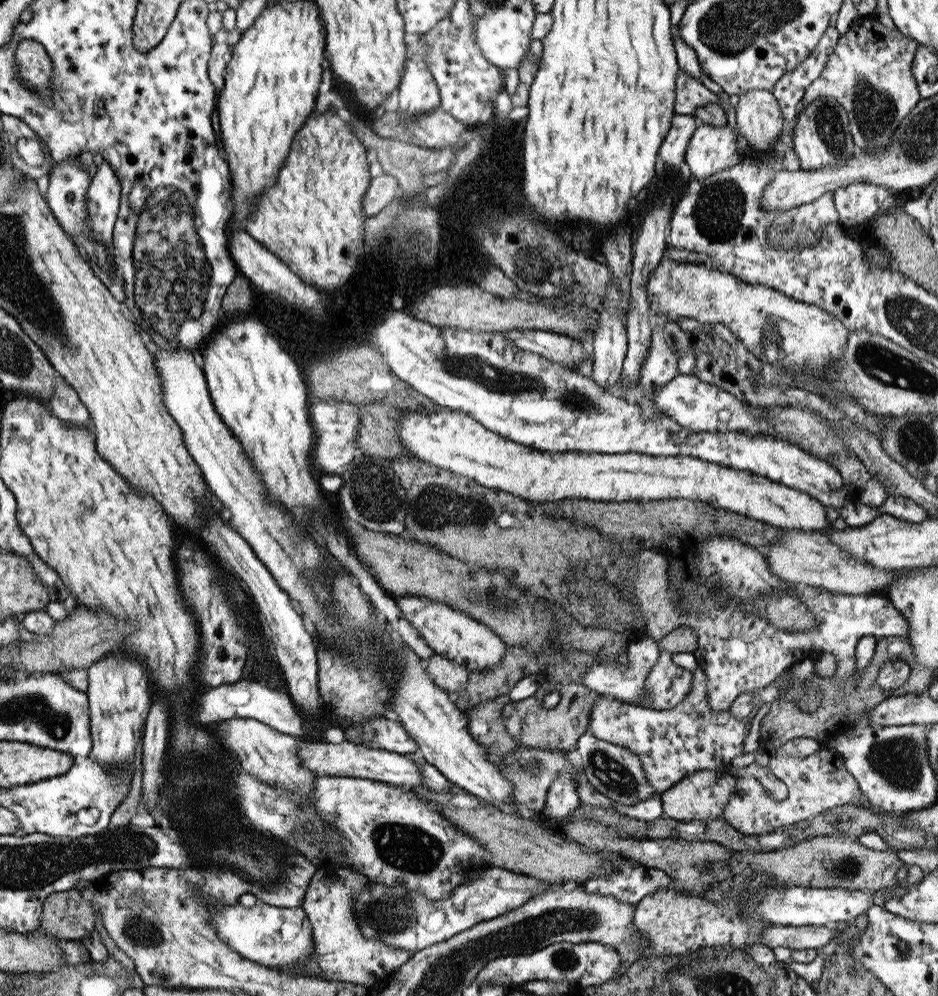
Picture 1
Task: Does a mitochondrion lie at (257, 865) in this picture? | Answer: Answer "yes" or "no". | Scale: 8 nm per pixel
yes

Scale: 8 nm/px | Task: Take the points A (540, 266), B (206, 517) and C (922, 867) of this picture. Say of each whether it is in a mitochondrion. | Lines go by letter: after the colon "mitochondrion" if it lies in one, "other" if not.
A: mitochondrion
B: other
C: other

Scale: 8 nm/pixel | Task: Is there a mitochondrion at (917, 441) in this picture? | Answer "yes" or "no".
yes

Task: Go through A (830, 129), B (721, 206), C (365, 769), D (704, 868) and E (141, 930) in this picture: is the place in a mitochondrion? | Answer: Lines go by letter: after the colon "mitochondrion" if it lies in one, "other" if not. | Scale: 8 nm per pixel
A: mitochondrion
B: mitochondrion
C: other
D: mitochondrion
E: mitochondrion

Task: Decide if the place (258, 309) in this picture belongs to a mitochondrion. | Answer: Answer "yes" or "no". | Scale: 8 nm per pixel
no

